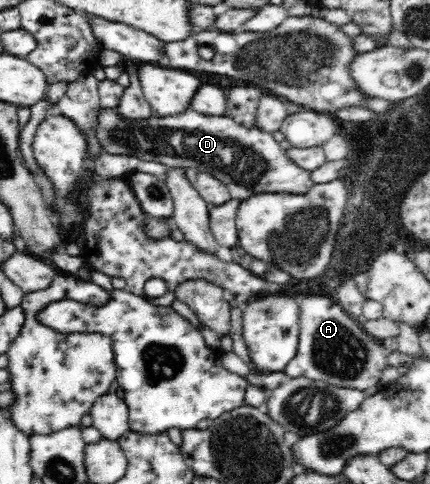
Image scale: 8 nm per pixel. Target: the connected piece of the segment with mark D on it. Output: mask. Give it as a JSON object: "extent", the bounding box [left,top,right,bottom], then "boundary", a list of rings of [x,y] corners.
{"extent":[96,110,312,201],"boundary":[[[115,110],[98,112],[98,124],[96,124],[96,137],[102,143],[103,152],[110,154],[129,154],[142,161],[156,161],[168,167],[186,168],[204,171],[217,178],[221,184],[228,187],[232,199],[244,201],[255,194],[260,193],[306,193],[312,188],[310,180],[311,171],[300,168],[289,159],[286,151],[279,145],[273,133],[264,132],[256,127],[246,127],[238,124],[234,119],[224,116],[210,116],[186,110],[176,116],[159,116],[130,120],[124,118]]]}

